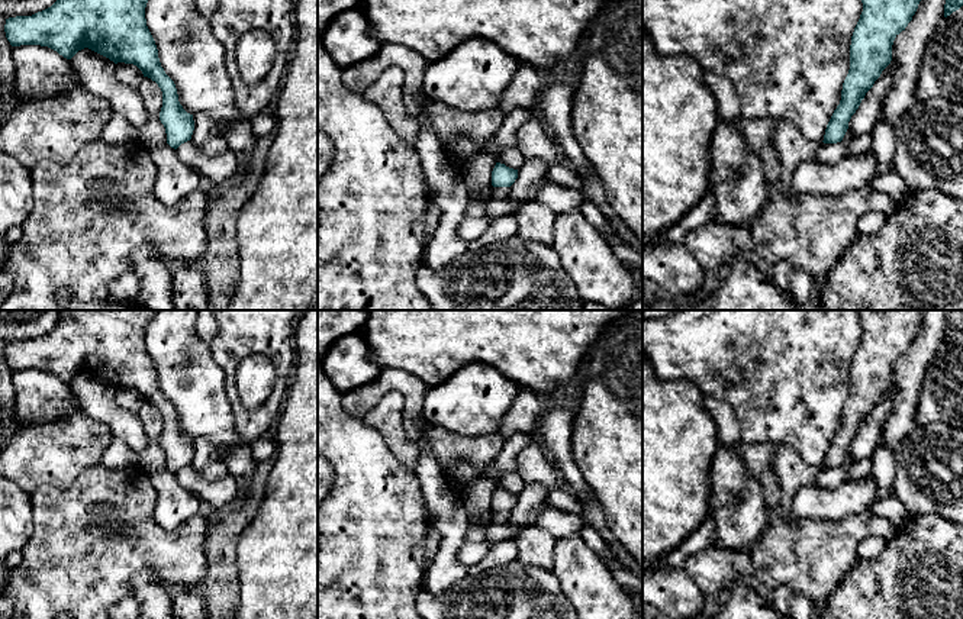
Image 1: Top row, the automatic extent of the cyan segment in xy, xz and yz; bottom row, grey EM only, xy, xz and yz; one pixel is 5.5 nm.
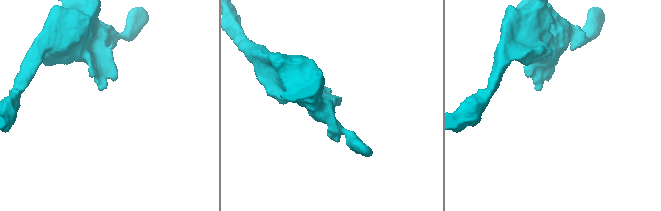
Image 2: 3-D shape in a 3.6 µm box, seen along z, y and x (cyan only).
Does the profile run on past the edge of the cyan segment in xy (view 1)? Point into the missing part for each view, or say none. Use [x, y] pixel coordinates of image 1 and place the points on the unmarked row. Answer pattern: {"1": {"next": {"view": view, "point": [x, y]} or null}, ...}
{"1": {"next": null}}

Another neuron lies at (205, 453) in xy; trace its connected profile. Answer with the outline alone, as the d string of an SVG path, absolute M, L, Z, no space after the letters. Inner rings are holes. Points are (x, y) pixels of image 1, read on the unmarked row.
M199 436L193 439L194 455L191 460L191 467L196 470L203 470L209 464L222 460L219 451L206 438Z

